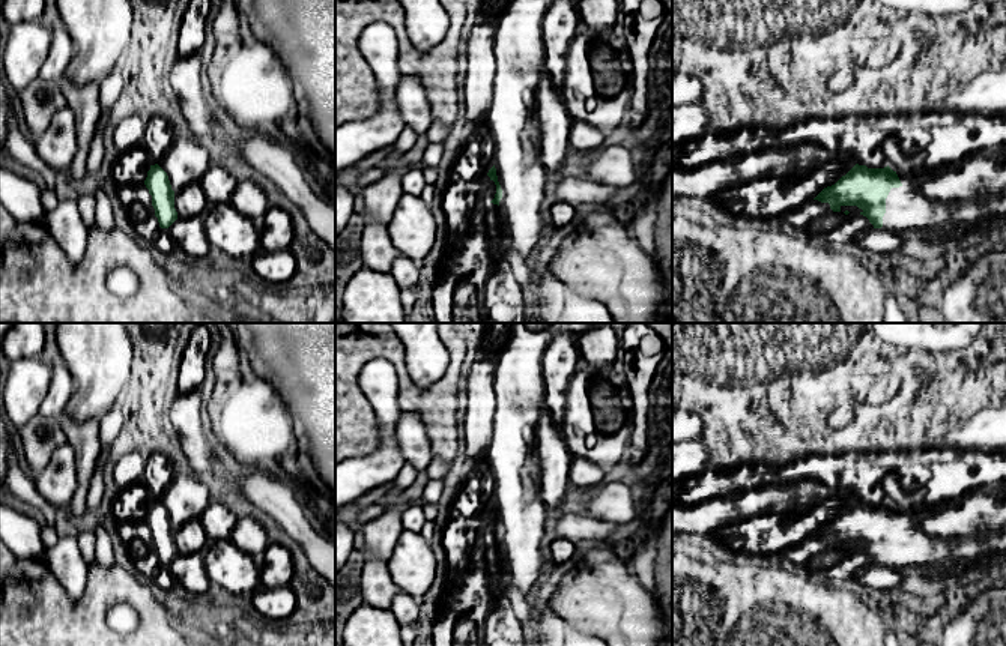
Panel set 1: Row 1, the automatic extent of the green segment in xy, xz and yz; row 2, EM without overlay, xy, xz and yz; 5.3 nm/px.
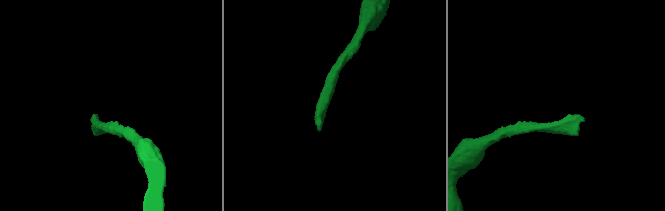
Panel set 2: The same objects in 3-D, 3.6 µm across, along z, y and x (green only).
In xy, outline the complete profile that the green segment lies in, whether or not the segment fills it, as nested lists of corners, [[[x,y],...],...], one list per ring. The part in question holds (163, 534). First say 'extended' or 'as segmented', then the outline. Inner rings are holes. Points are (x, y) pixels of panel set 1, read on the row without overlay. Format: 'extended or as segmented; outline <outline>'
as segmented; outline [[[158,500],[150,502],[144,521],[152,532],[152,542],[159,563],[168,565],[177,556],[177,548],[174,545],[174,527],[167,509]]]

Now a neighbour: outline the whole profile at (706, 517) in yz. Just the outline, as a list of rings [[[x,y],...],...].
[[[808,478],[762,485],[696,505],[672,505],[672,533],[711,533],[761,514],[783,512],[804,487],[821,499],[838,493],[820,479]]]

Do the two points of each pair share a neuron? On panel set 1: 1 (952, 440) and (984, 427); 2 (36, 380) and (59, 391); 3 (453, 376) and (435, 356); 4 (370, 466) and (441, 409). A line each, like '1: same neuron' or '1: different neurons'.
1: same neuron
2: different neurons
3: different neurons
4: different neurons

